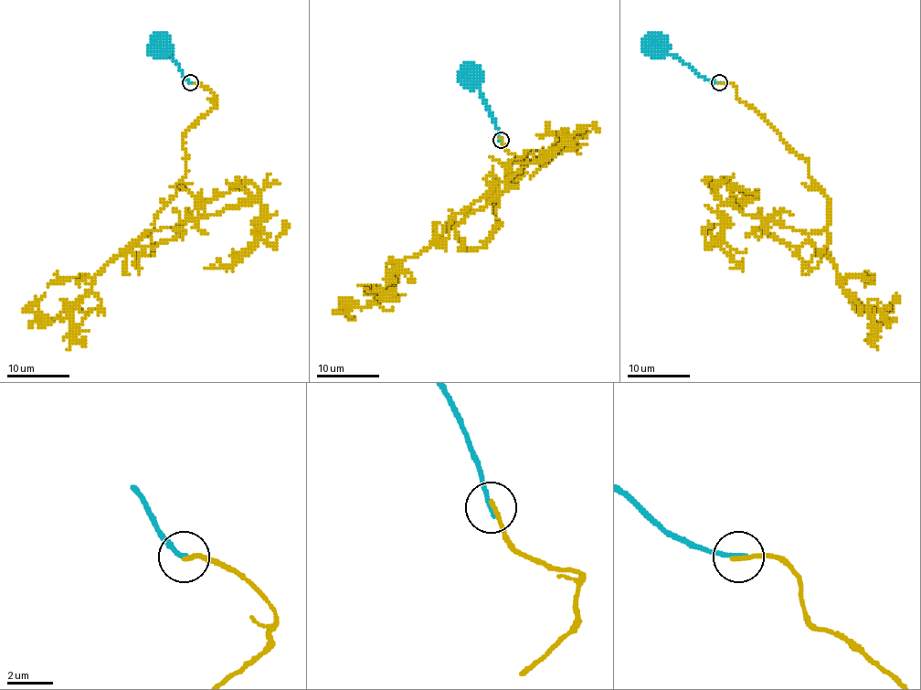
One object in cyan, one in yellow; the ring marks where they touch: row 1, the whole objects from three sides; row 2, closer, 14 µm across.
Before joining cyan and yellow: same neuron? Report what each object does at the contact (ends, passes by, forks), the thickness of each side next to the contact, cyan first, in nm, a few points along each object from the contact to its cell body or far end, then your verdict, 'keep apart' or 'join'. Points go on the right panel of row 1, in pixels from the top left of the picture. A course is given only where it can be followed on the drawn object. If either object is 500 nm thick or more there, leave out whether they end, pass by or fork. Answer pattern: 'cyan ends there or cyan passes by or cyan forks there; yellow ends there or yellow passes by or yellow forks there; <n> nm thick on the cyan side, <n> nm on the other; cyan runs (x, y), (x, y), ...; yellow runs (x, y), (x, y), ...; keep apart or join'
cyan ends there; yellow ends there; 240 nm thick on the cyan side, 200 nm on the other; cyan runs (720, 82), (698, 76), (654, 43); yellow runs (720, 82), (808, 164), (830, 221), (804, 232), (745, 216), (716, 187), (725, 181), (740, 203), (737, 187); keep apart

